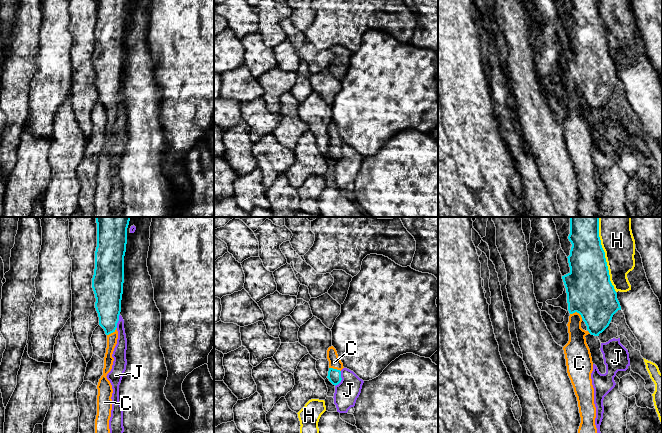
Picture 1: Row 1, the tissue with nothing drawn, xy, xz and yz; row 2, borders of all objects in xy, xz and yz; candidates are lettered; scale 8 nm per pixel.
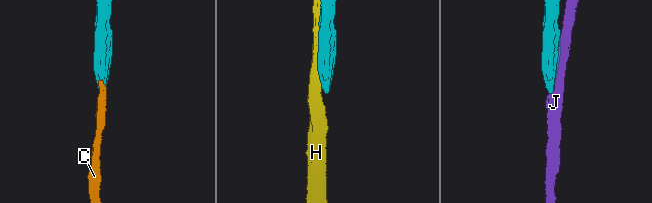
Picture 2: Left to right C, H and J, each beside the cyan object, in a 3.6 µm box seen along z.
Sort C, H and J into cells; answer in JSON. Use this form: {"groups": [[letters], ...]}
{"groups": [["C"], ["H"], ["J"]]}

